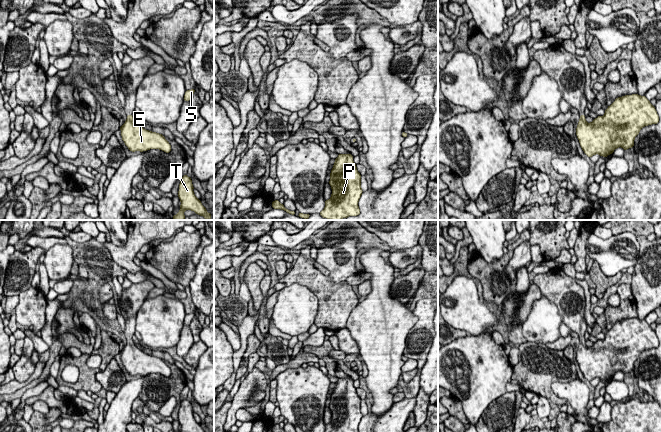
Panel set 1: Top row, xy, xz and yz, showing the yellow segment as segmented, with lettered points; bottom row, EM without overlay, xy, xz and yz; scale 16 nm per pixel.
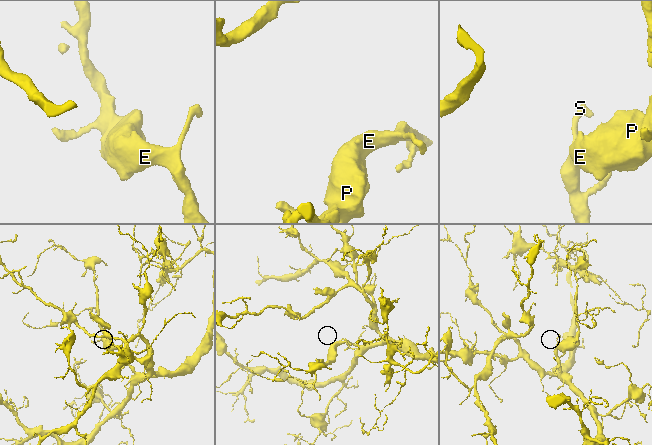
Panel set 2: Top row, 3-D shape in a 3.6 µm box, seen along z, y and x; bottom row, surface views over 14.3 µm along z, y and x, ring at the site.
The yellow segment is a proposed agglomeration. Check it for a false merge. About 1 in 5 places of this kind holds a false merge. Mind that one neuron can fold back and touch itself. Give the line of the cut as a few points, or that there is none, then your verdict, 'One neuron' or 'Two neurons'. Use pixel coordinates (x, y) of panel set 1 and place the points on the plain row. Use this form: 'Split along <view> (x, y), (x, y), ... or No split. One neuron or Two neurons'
No split. One neuron

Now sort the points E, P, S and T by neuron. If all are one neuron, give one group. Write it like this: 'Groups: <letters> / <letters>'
Groups: E P S T

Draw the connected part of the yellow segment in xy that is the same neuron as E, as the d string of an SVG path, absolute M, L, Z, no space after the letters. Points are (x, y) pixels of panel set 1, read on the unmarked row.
M132 339L127 340L120 354L122 364L132 376L143 376L150 373L159 373L166 377L171 375L171 369L162 358L144 353Z

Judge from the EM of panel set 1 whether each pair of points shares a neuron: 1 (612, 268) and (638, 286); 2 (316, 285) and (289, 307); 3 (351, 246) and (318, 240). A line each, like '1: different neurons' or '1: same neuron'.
1: different neurons
2: different neurons
3: different neurons

